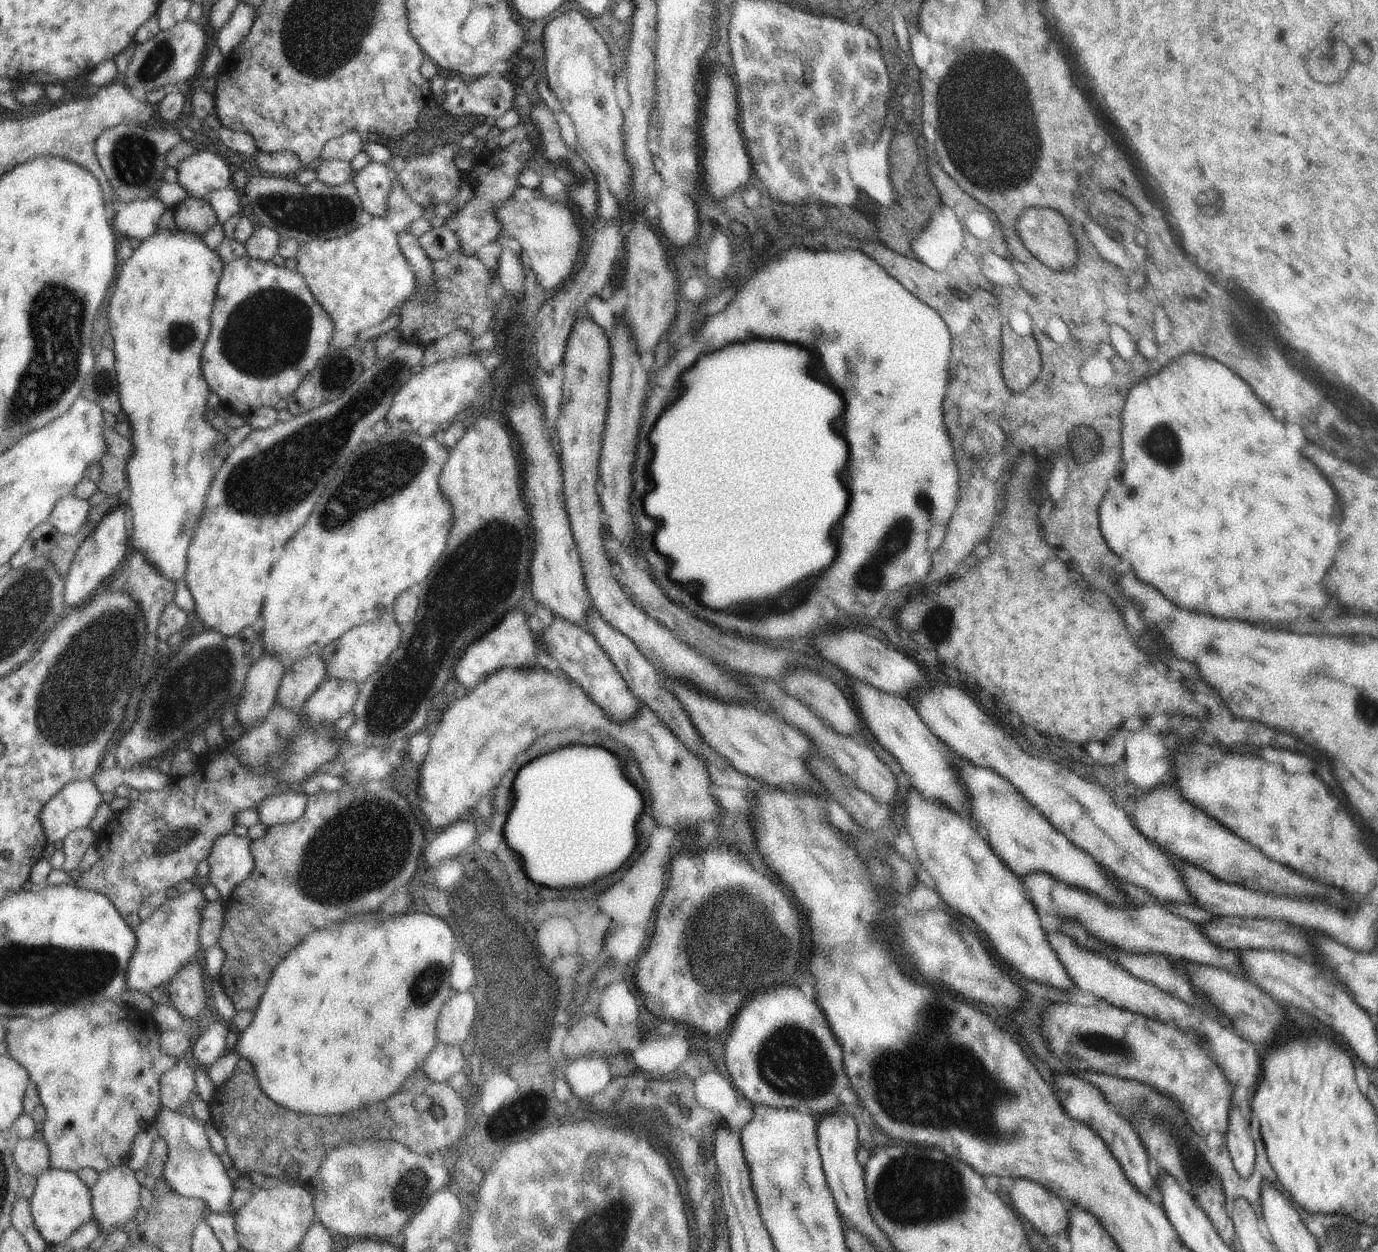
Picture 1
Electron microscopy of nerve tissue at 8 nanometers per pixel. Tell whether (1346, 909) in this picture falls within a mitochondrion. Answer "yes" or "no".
no

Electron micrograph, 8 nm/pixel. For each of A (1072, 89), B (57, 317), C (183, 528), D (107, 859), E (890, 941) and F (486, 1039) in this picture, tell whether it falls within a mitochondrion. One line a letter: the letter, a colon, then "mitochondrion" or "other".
A: other
B: mitochondrion
C: mitochondrion
D: other
E: other
F: mitochondrion

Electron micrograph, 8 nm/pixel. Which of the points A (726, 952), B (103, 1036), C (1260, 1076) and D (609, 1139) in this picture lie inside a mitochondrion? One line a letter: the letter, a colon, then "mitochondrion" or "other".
A: mitochondrion
B: other
C: other
D: other

